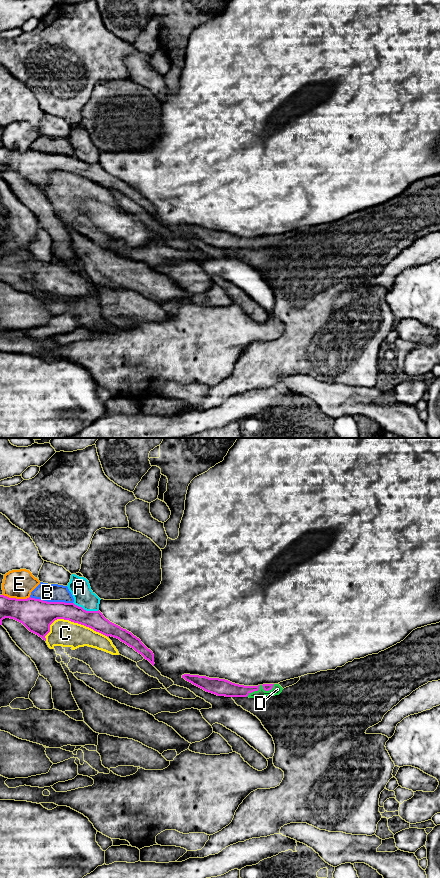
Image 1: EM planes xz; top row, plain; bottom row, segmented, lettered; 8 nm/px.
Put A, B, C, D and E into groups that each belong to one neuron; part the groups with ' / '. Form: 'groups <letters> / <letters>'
groups A / B / C / D / E

